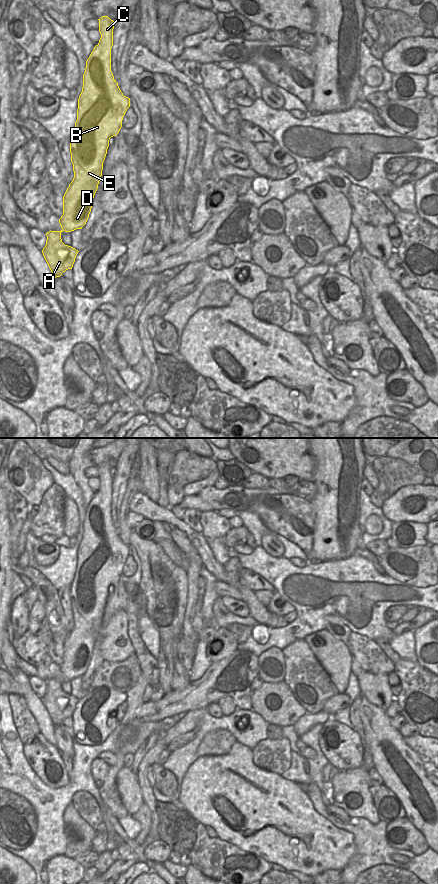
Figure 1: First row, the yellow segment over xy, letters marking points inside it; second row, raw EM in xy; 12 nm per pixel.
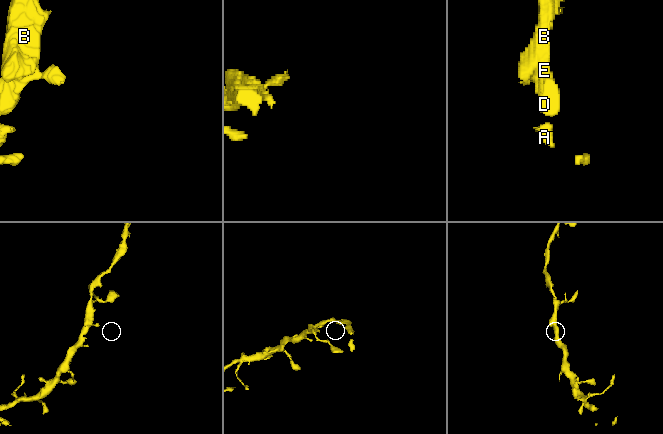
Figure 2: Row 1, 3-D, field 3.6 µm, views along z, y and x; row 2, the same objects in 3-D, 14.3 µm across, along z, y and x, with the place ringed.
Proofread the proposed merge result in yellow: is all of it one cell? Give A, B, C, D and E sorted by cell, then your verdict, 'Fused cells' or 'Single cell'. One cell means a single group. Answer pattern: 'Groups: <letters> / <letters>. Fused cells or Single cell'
Groups: A B C D E. Single cell

